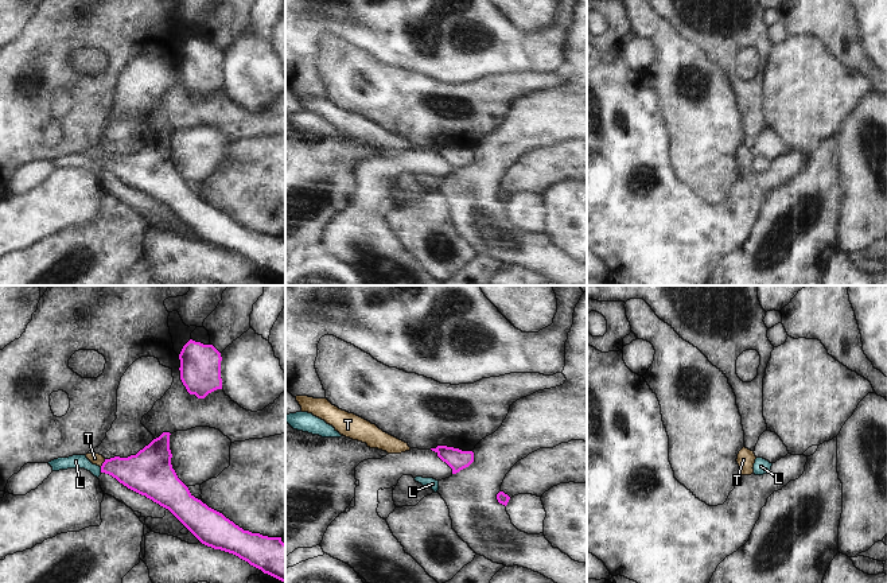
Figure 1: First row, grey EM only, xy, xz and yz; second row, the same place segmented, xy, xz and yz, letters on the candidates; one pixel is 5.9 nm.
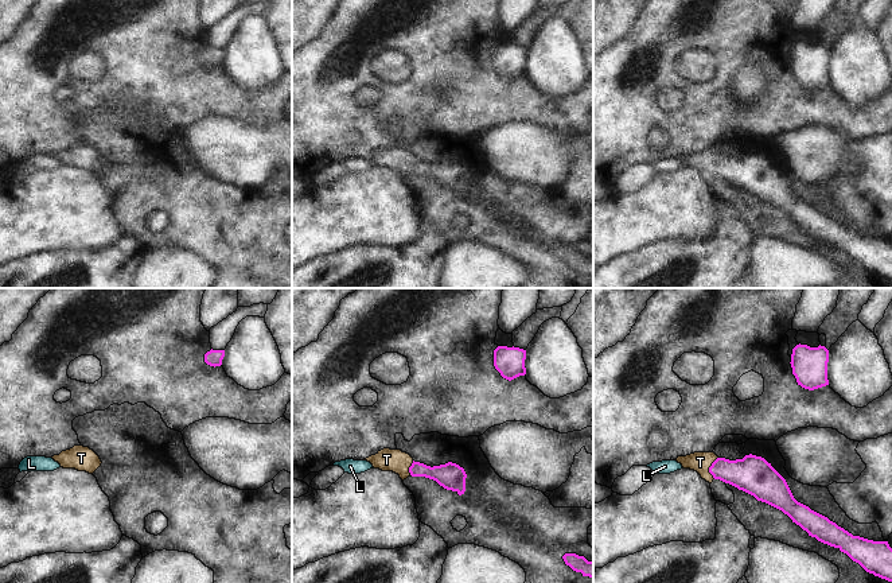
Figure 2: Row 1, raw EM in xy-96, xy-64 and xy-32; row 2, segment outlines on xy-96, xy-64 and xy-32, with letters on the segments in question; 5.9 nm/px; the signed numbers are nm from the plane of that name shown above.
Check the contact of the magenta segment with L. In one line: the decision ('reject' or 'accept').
reject

